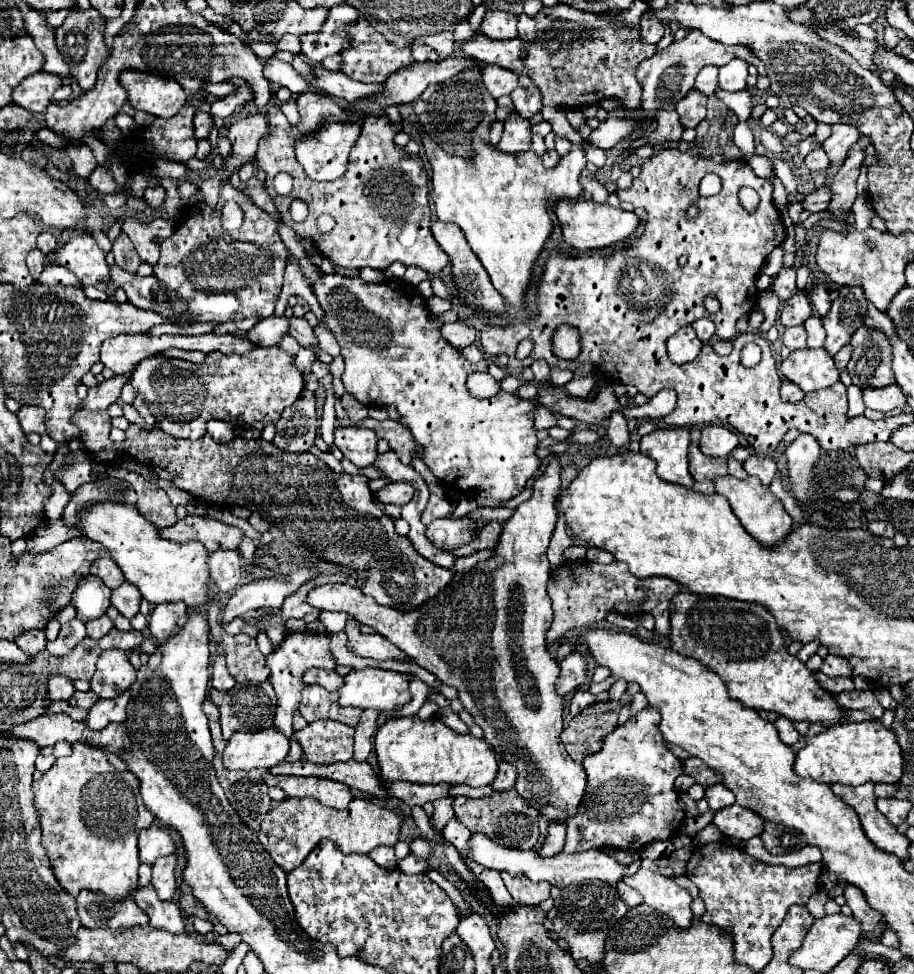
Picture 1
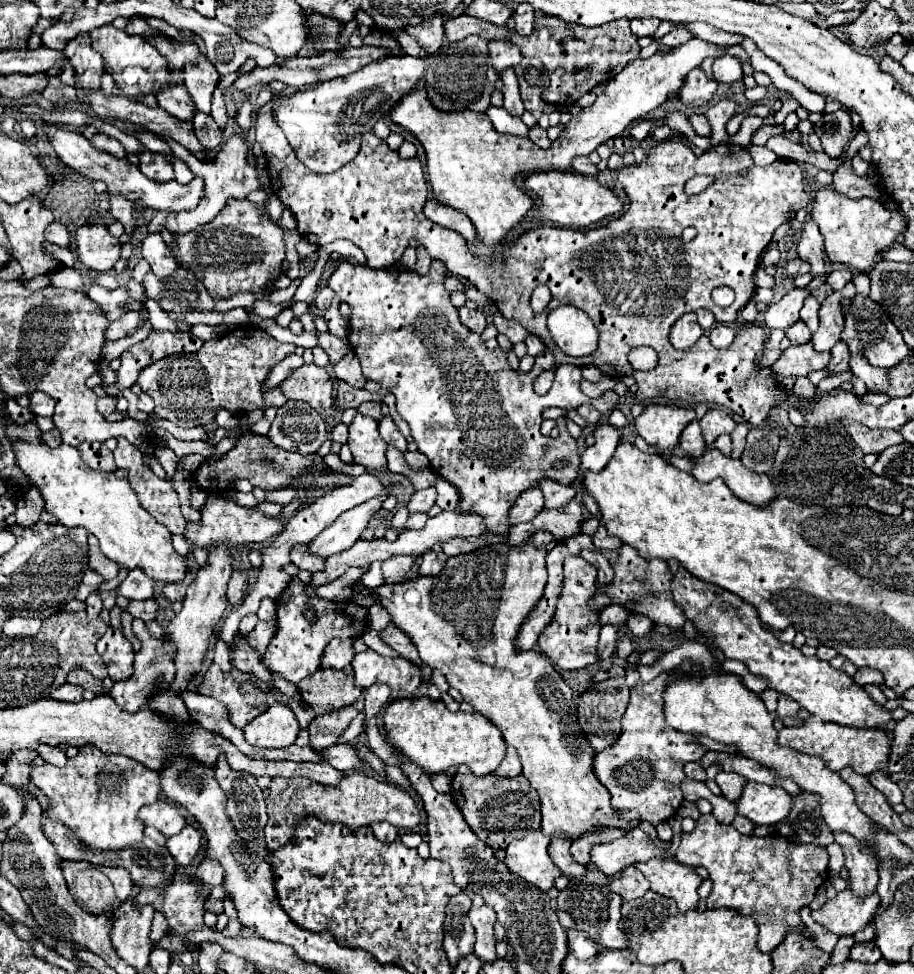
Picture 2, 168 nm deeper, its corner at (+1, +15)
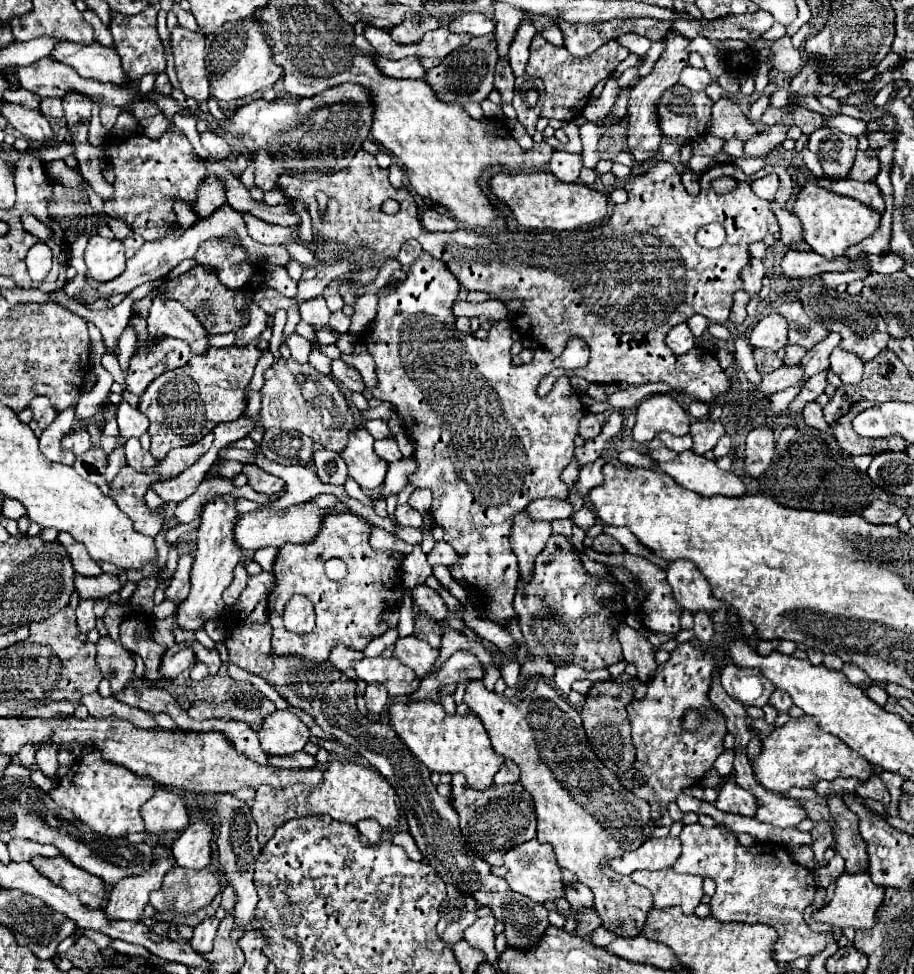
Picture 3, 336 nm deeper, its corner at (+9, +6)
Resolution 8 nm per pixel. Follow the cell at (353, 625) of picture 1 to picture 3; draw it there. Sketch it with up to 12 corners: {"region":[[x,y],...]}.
{"region":[[417,637],[397,639],[393,655],[419,677],[433,671],[439,649]]}

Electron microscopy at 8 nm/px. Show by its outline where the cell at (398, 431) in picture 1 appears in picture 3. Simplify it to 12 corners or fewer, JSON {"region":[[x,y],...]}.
{"region":[[375,441],[375,453],[387,463],[403,457],[397,443]]}

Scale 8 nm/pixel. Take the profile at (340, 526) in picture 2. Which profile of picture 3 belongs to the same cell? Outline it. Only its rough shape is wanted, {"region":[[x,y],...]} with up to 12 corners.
{"region":[[413,455],[391,463],[381,497],[399,493],[415,473]]}

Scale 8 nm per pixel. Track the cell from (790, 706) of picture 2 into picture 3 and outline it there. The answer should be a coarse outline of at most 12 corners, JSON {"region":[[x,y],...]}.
{"region":[[781,689],[771,693],[771,703],[779,713],[793,705],[791,697]]}

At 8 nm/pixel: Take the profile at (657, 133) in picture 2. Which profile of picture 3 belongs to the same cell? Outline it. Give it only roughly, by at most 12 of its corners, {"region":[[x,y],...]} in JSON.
{"region":[[693,155],[689,168],[702,174],[717,161],[708,156]]}

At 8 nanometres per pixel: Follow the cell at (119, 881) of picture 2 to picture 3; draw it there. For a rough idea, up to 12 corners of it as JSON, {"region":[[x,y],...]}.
{"region":[[33,857],[51,883],[99,909],[105,885],[61,857]]}

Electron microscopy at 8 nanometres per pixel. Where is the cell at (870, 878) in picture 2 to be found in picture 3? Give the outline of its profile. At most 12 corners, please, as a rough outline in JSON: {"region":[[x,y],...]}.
{"region":[[837,793],[829,809],[837,825],[833,847],[847,871],[869,867],[859,817]]}

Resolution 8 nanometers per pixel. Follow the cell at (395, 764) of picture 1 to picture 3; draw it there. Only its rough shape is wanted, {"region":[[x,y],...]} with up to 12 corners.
{"region":[[395,703],[391,727],[429,771],[489,789],[505,763],[475,713]]}

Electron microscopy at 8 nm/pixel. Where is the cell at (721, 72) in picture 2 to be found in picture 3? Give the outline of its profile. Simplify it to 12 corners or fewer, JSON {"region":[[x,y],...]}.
{"region":[[687,65],[679,83],[691,91],[703,91],[709,85],[709,73]]}

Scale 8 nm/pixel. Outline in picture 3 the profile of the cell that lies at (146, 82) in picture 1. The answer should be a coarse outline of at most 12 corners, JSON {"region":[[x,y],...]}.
{"region":[[57,43],[49,57],[81,77],[131,83],[117,51]]}

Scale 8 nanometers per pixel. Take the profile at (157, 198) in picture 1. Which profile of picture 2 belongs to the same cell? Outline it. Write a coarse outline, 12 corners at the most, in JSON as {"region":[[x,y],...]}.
{"region":[[139,154],[139,170],[157,182],[173,178],[169,158]]}

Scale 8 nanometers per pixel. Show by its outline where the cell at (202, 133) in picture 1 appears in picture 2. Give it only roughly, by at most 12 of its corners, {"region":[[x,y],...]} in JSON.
{"region":[[183,84],[157,92],[163,110],[183,122],[197,112]]}

